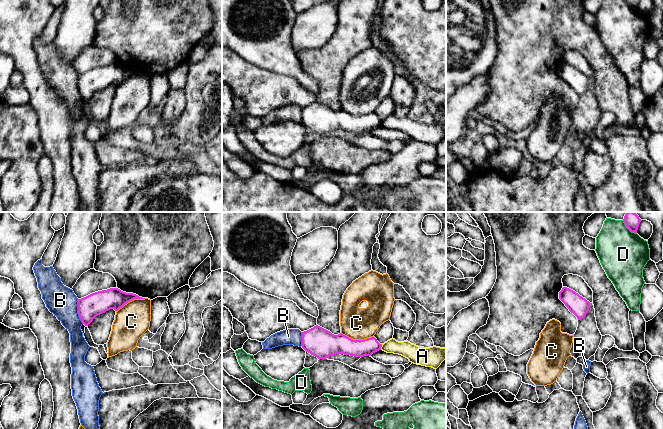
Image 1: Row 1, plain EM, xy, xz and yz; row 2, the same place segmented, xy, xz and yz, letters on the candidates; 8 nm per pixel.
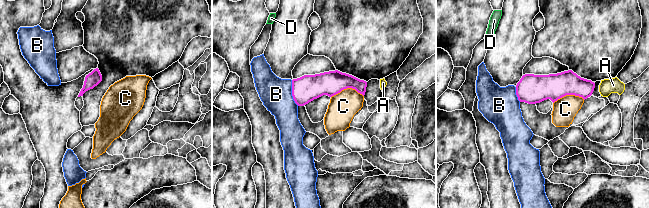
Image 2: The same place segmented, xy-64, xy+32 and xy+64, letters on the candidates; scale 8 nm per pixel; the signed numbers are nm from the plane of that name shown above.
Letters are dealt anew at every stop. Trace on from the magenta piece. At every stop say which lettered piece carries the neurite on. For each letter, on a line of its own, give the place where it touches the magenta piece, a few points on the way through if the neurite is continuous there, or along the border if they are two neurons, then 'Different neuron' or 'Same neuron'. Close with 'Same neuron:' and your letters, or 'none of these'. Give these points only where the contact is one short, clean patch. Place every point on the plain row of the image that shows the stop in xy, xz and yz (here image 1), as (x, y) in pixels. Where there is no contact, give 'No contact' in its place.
A: Touches magenta at xz (381, 122). Boundary: xz (382, 120), (380, 125). Different neuron
B: Touches magenta at xy (78, 87). Boundary: xy (77, 75), (77, 89), (83, 99). Different neuron
C: Touches magenta at xz (357, 116). Boundary: xz (341, 108), (353, 115), (373, 113). Different neuron
D: Touches magenta at yz (630, 6). Different neuron
Same neuron: none of these

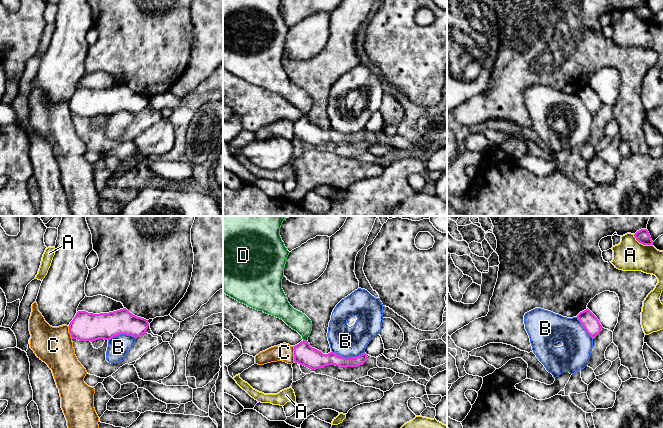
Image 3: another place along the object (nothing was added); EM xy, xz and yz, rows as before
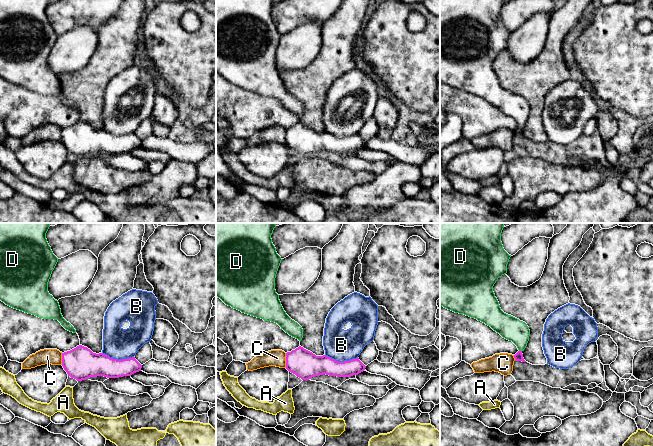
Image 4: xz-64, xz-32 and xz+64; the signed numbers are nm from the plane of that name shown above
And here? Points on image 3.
A: Touches magenta at yz (642, 19). Different neuron
B: Touches magenta at xz (348, 134). Boundary: xz (332, 127), (344, 133), (355, 133), (364, 129). Different neuron
C: Touches magenta at xz (294, 130). Boundary: xz (293, 122), (294, 137). Different neuron
D: Touches magenta at xz (304, 116). Path across: xz (304, 130), (304, 116), (304, 103), (298, 97). Same neuron
Same neuron: D

